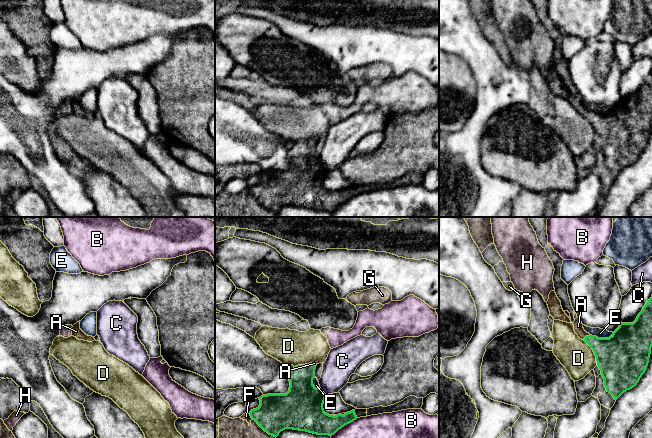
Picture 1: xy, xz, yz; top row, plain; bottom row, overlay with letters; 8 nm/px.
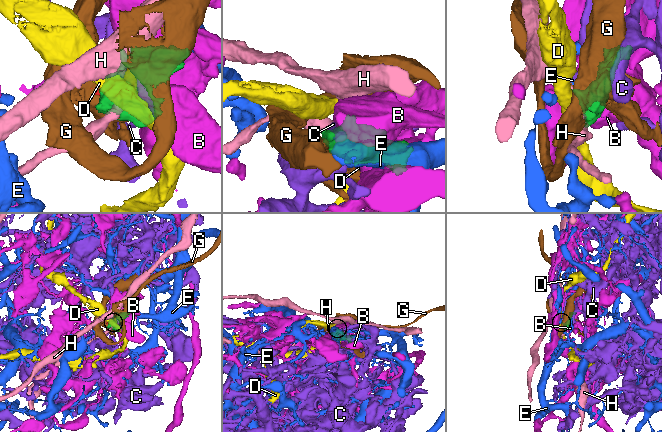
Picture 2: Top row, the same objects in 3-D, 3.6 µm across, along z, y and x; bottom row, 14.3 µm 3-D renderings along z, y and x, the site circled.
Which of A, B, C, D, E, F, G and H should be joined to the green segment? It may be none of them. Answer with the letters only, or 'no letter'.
A

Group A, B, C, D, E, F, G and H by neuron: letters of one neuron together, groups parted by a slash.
A / B / C / D / E / F G / H

